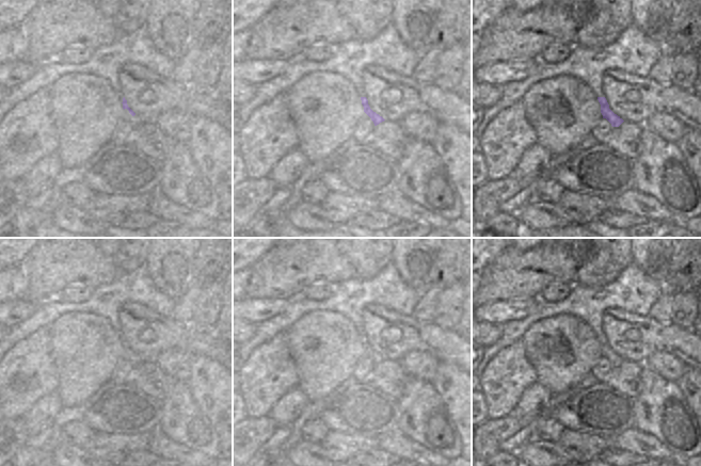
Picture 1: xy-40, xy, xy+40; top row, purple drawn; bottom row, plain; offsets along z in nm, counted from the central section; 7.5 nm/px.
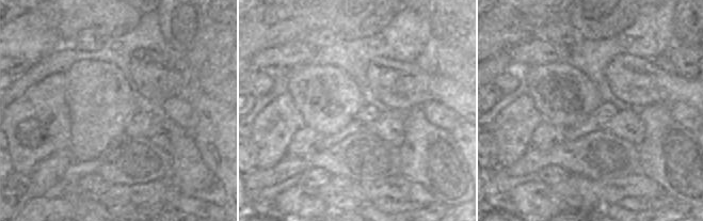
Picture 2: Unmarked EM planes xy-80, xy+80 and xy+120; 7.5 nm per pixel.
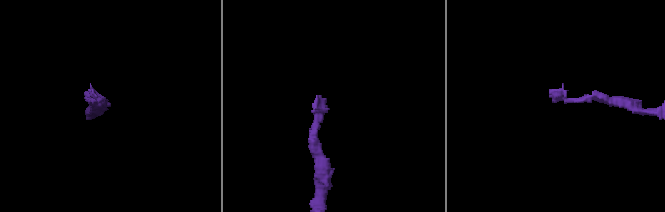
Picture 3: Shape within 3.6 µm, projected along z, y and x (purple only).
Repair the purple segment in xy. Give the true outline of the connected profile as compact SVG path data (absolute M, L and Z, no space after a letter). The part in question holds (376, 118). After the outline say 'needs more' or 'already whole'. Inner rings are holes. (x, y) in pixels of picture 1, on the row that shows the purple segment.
M361 97L361 100L364 107L364 112L369 117L367 118L365 116L362 120L360 120L353 132L353 139L357 144L370 144L370 136L375 127L385 119L370 109L366 97Z; needs more

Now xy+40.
M598 97L598 100L601 105L603 118L594 127L592 134L599 144L607 144L607 136L612 128L619 127L624 120L609 109L605 97Z; needs more

